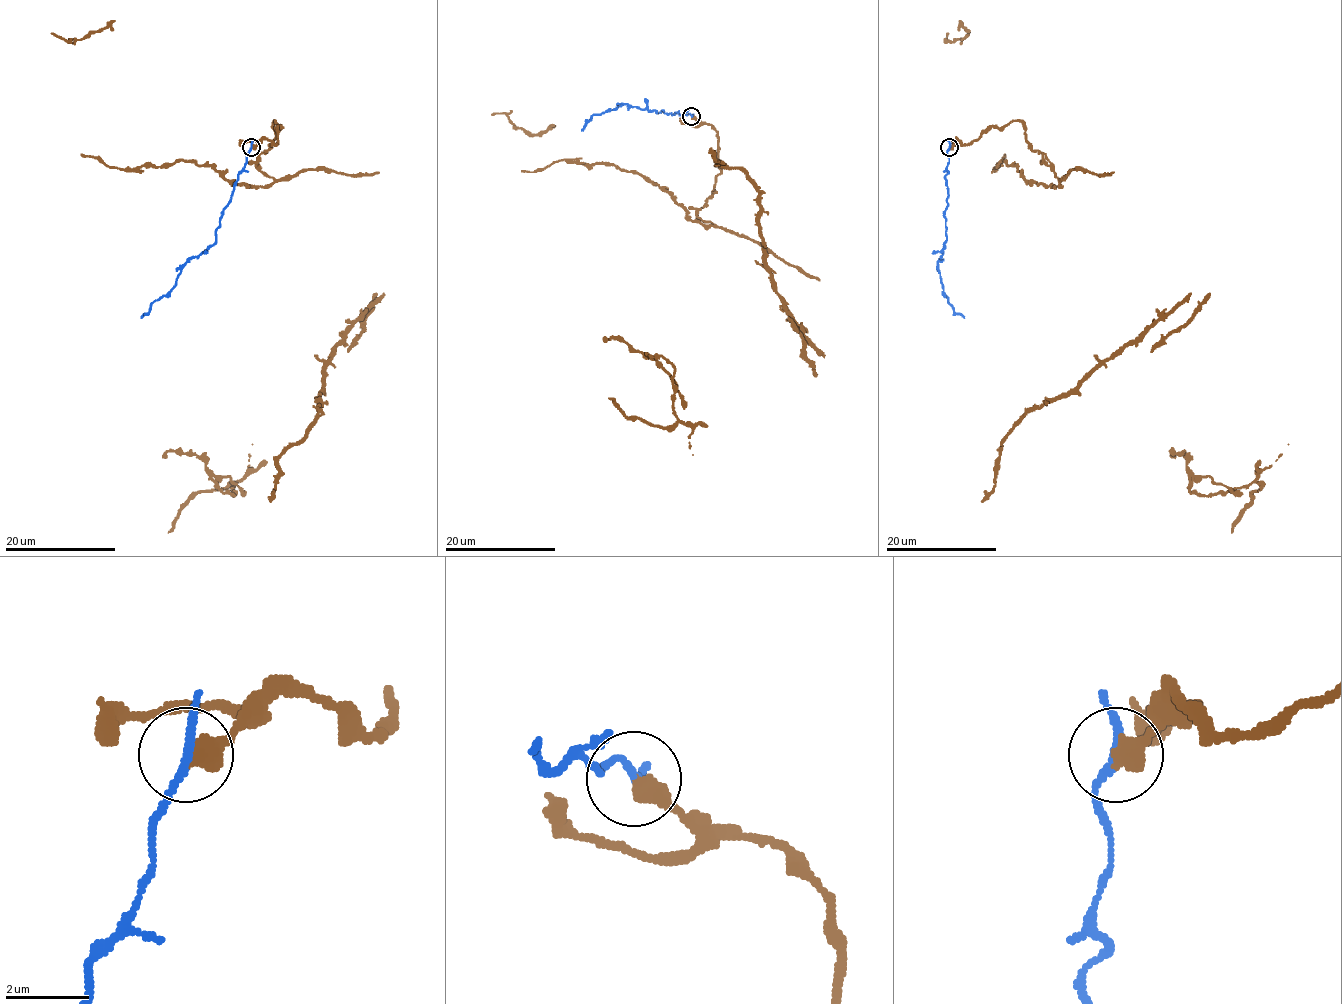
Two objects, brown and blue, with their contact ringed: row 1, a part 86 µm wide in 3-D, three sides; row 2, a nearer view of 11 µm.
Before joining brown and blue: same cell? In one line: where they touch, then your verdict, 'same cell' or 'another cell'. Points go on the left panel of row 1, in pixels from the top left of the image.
at (251, 147); another cell

